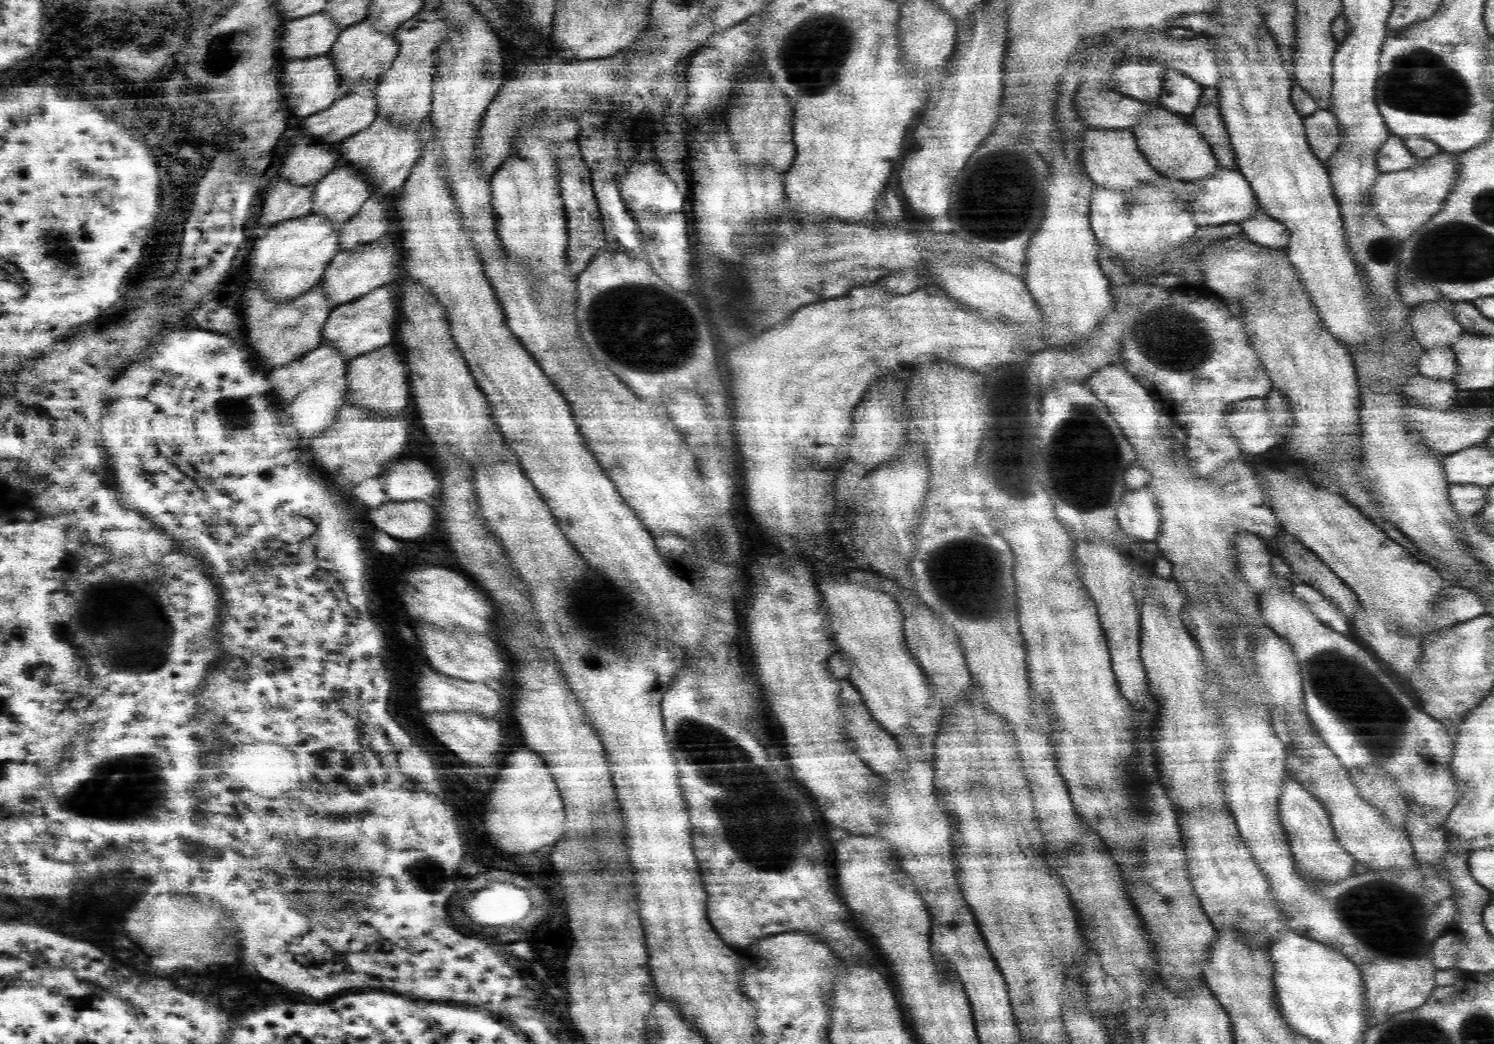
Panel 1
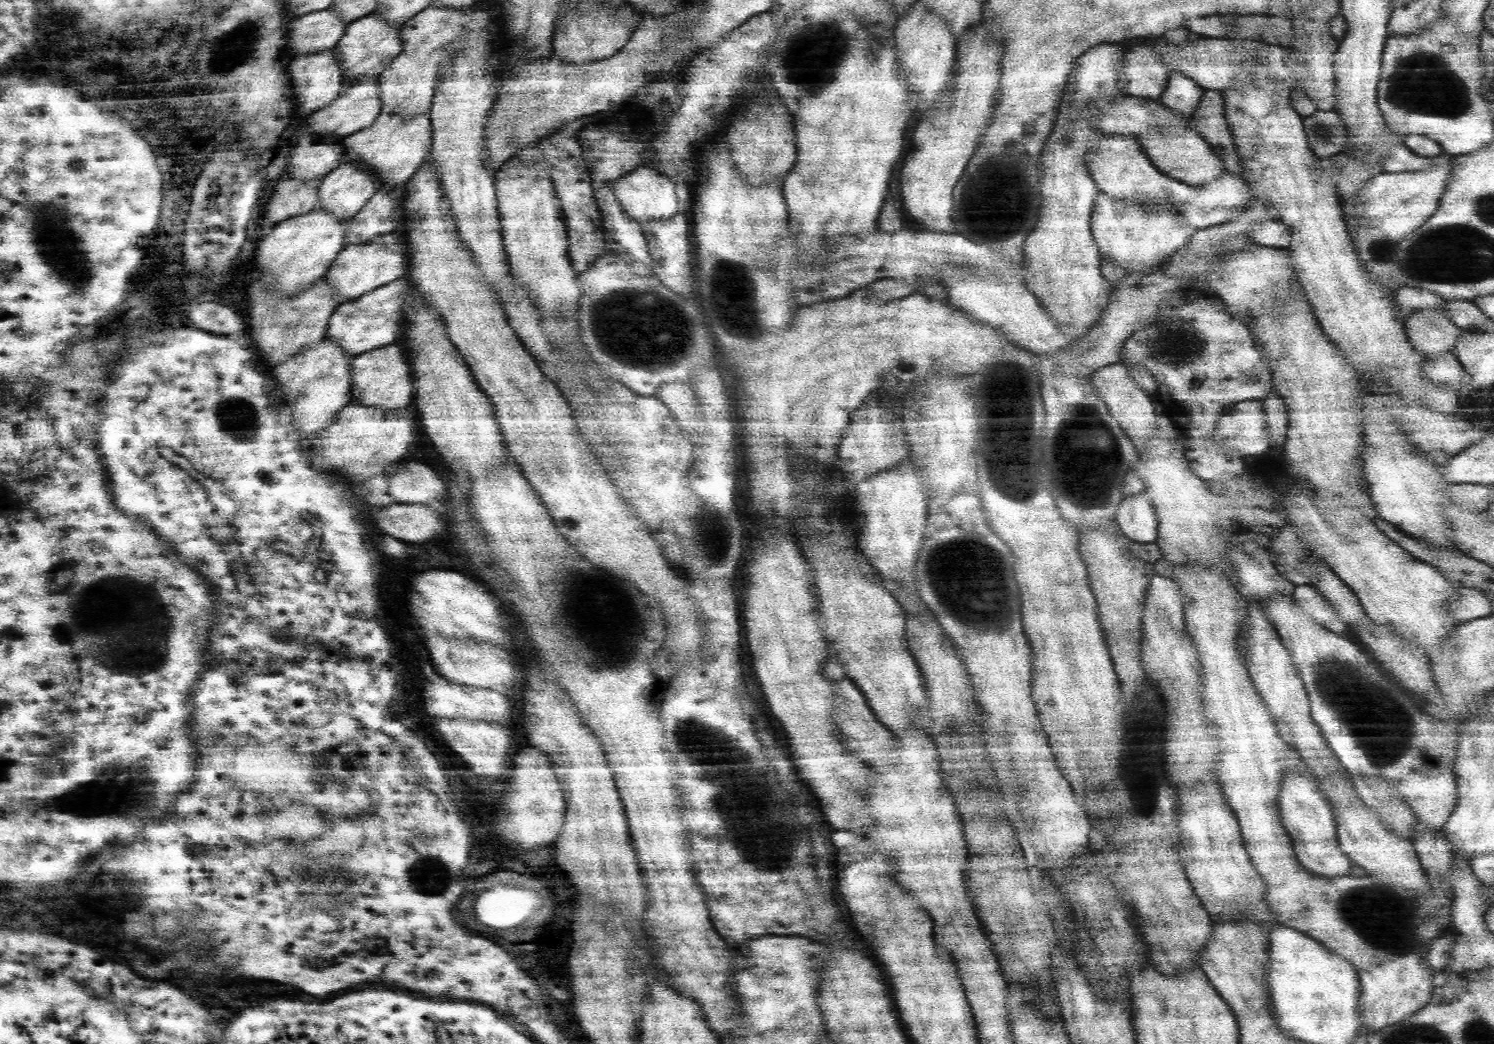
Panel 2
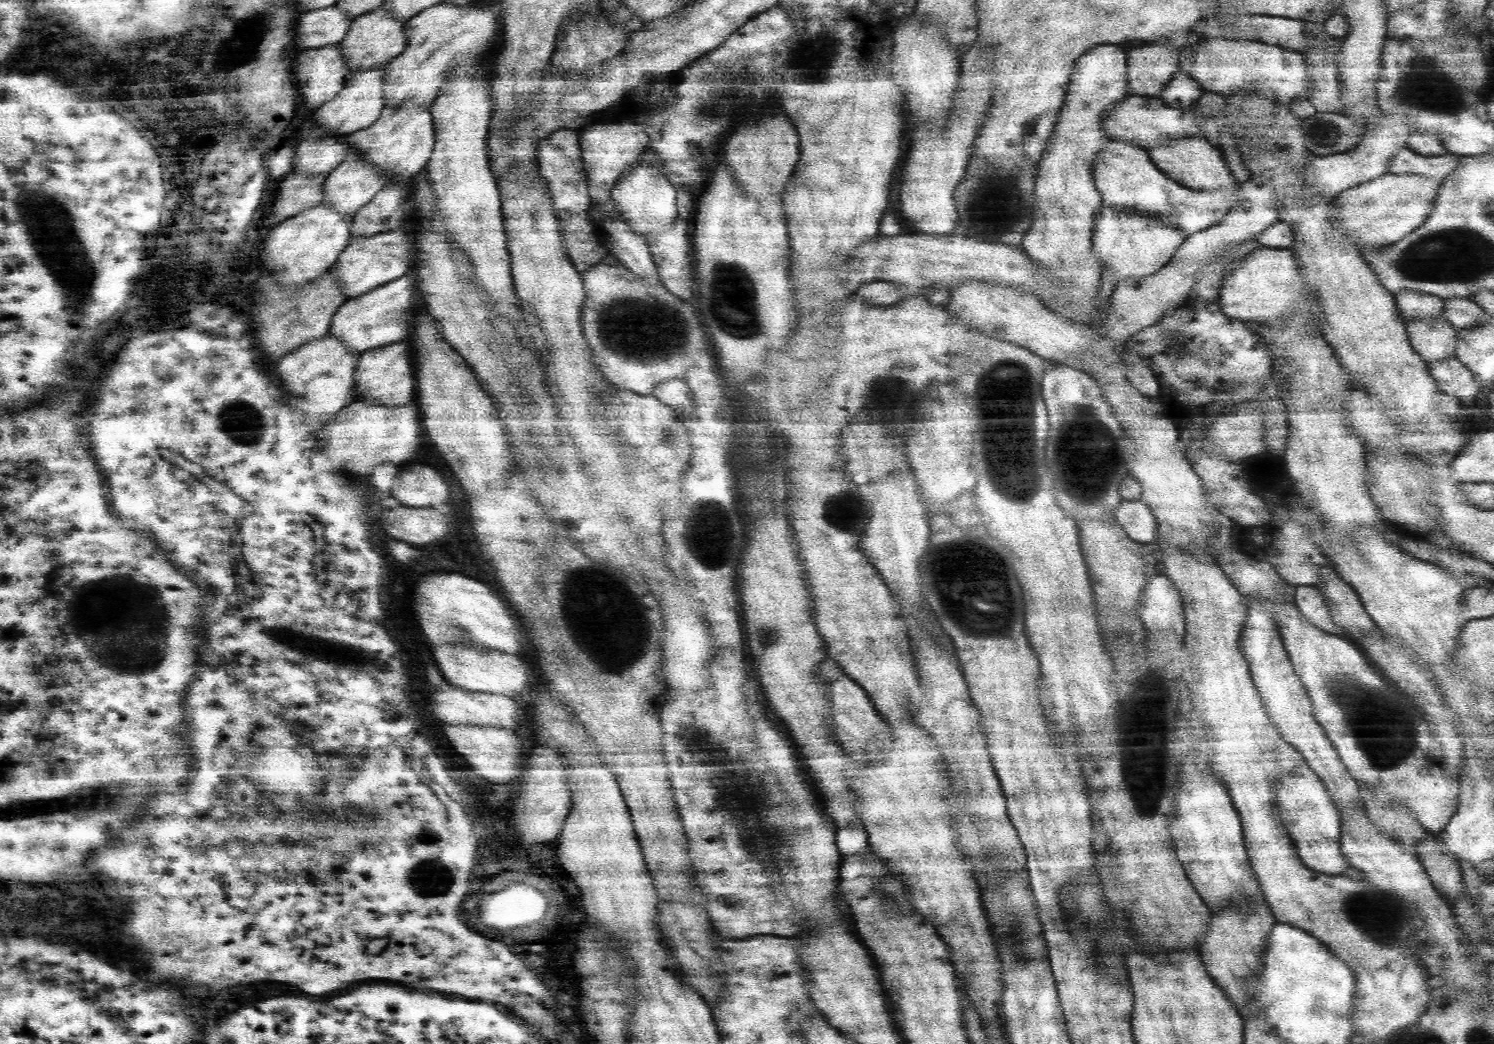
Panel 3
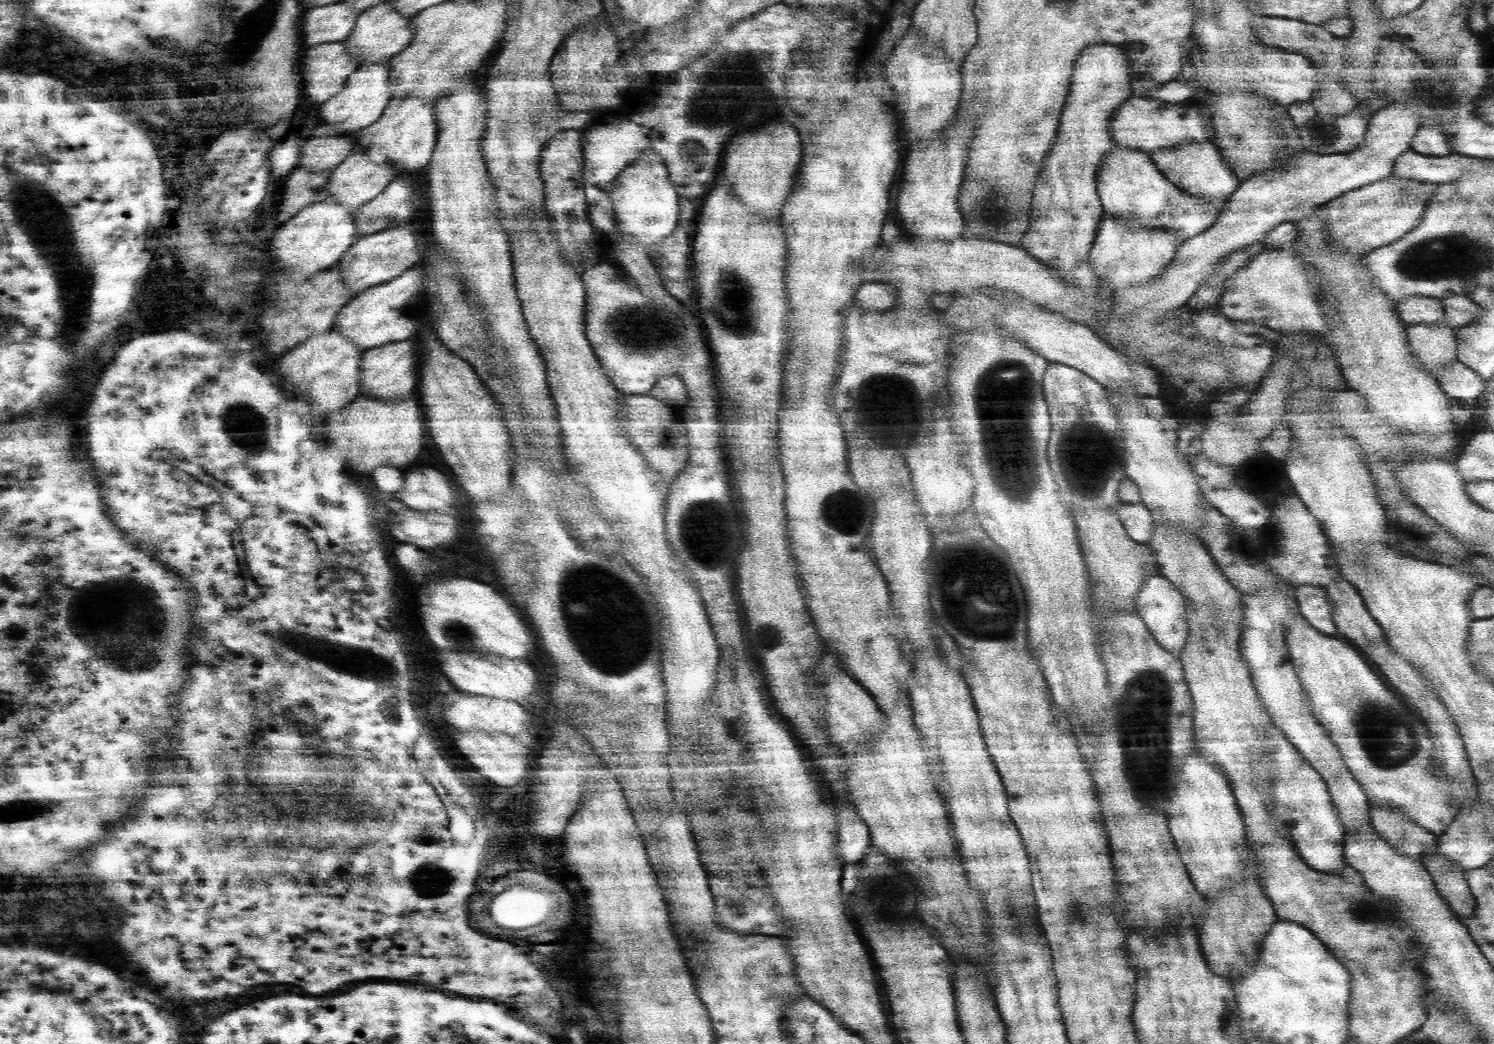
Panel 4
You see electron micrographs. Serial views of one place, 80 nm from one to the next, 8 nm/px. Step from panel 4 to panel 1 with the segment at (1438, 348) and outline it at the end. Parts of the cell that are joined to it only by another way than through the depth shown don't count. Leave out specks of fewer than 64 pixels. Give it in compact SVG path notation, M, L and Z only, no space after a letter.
M1446 298L1414 306L1409 317L1413 339L1423 351L1451 347L1464 334L1464 327L1454 319L1453 303Z

